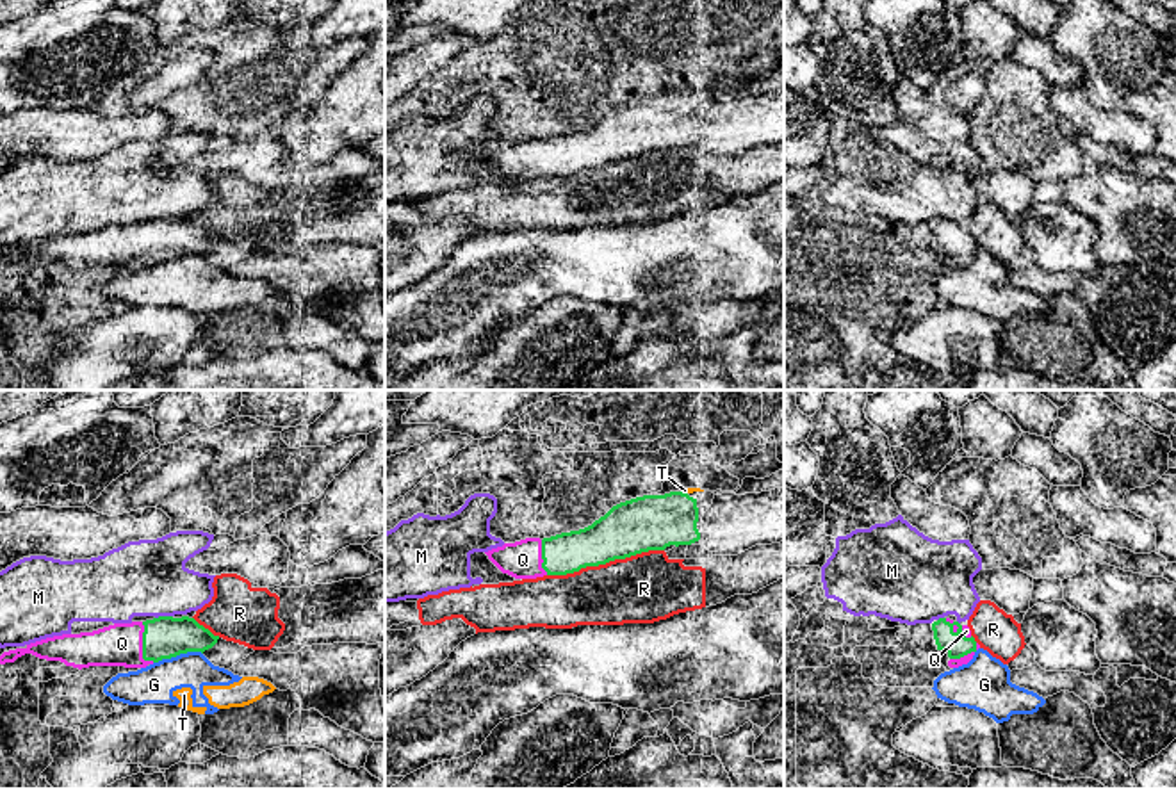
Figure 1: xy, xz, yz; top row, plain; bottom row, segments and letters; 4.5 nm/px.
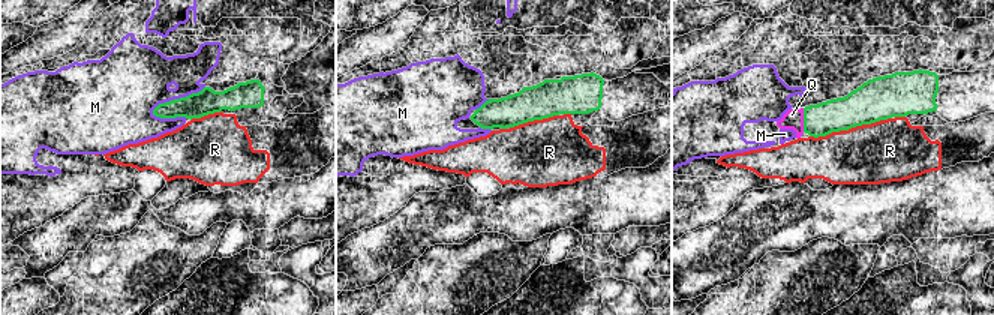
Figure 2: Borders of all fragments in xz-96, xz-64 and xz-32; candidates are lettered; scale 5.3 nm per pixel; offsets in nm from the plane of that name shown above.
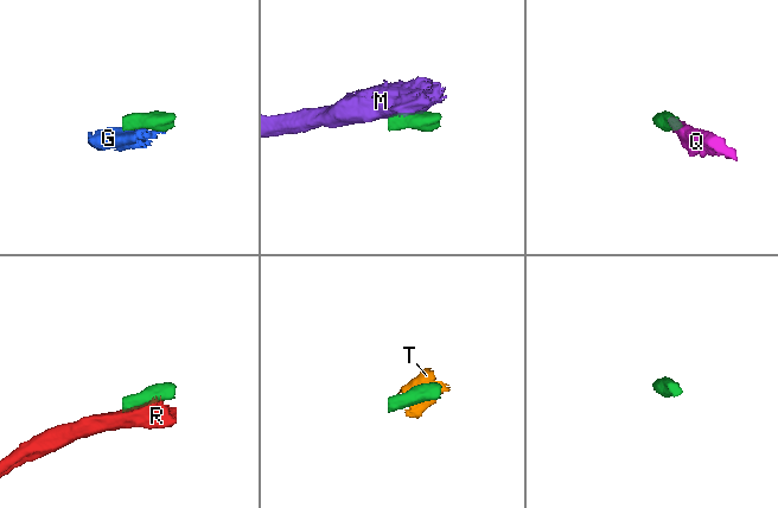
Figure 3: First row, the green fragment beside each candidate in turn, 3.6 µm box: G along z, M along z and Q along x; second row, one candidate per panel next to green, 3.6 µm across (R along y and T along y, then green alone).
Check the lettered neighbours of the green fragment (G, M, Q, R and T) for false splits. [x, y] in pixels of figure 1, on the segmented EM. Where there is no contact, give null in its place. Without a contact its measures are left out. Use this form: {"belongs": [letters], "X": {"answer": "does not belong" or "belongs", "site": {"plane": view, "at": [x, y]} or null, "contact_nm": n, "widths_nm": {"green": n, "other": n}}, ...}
{"belongs": ["Q"], "G": {"answer": "does not belong", "site": {"plane": "xy", "at": [177, 654]}, "contact_nm": 220, "widths_nm": {"green": 190, "other": 180}}, "M": {"answer": "does not belong", "site": {"plane": "xy", "at": [163, 617]}, "contact_nm": 80, "widths_nm": {"green": 190, "other": 340}}, "Q": {"answer": "belongs", "site": {"plane": "xy", "at": [143, 645]}, "contact_nm": 190, "widths_nm": {"green": 190, "other": 190}}, "R": {"answer": "does not belong", "site": {"plane": "xz", "at": [604, 563]}, "contact_nm": 550, "widths_nm": {"green": 240, "other": 320}}, "T": {"answer": "does not belong", "site": {"plane": "xz", "at": [685, 494]}, "contact_nm": 40, "widths_nm": {"green": 260, "other": 30}}}

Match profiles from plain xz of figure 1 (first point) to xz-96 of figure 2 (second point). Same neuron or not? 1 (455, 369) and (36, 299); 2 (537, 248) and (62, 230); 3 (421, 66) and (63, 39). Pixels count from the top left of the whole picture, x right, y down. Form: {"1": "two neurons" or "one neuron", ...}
{"1": "two neurons", "2": "one neuron", "3": "one neuron"}

